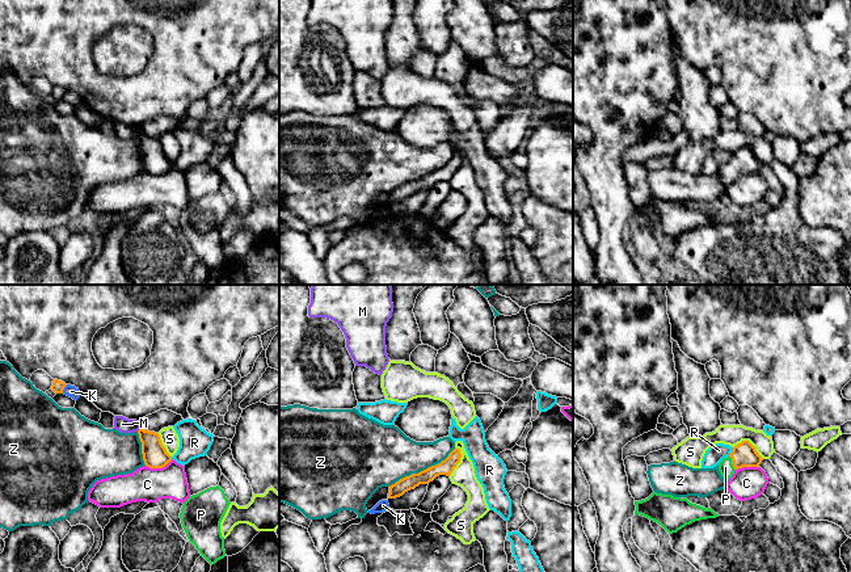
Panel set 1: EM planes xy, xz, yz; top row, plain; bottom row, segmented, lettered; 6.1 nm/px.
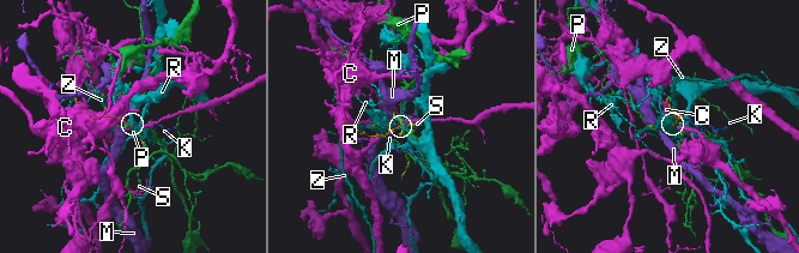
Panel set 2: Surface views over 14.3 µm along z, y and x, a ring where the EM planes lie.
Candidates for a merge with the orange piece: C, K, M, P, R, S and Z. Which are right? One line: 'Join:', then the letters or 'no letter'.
Join: P

